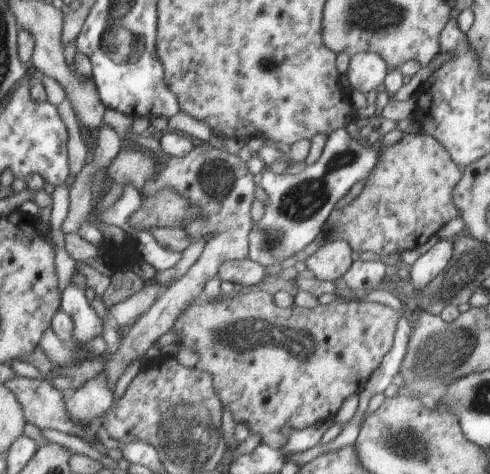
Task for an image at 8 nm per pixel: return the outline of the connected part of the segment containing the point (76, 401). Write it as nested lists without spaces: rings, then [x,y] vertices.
[[[100,372],[96,378],[88,380],[66,398],[66,412],[74,424],[78,422],[78,426],[97,425],[100,416],[106,414],[108,407],[112,406],[112,400],[114,393],[108,388],[108,376],[106,372]]]

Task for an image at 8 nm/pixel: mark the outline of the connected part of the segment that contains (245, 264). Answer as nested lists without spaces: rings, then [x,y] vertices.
[[[248,258],[242,260],[224,261],[218,268],[218,277],[222,282],[232,282],[233,284],[242,284],[245,289],[262,282],[266,276],[264,266],[256,264]]]

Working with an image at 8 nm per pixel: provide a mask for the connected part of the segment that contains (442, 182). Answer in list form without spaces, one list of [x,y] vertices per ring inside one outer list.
[[[422,132],[418,133],[404,133],[402,136],[402,140],[398,142],[398,144],[394,144],[392,148],[386,148],[384,150],[384,154],[380,156],[380,160],[378,160],[378,164],[374,166],[374,170],[372,170],[372,174],[368,176],[366,183],[364,184],[364,188],[362,192],[348,205],[334,208],[326,222],[323,224],[323,232],[325,238],[328,241],[335,240],[345,240],[351,246],[351,249],[358,254],[372,252],[372,254],[401,254],[404,250],[412,250],[418,246],[422,246],[425,244],[432,235],[435,235],[444,224],[452,220],[452,218],[456,218],[458,216],[458,208],[456,208],[456,204],[454,204],[454,200],[452,200],[452,192],[454,192],[454,186],[458,184],[460,178],[462,178],[463,171],[459,166],[456,166],[456,163],[452,160],[450,153],[434,138],[434,136],[428,136],[428,134],[424,134]]]

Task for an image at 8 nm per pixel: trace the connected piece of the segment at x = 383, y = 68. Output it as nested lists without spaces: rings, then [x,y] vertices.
[[[371,50],[354,53],[346,70],[346,79],[353,91],[368,94],[380,84],[387,75],[387,64],[384,59]]]

